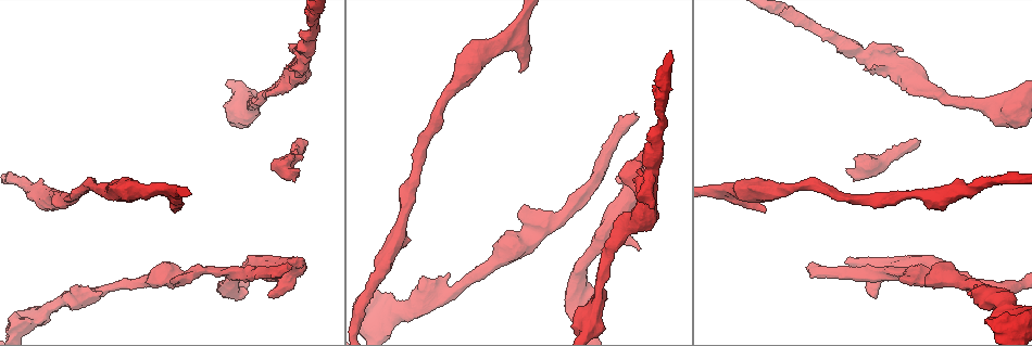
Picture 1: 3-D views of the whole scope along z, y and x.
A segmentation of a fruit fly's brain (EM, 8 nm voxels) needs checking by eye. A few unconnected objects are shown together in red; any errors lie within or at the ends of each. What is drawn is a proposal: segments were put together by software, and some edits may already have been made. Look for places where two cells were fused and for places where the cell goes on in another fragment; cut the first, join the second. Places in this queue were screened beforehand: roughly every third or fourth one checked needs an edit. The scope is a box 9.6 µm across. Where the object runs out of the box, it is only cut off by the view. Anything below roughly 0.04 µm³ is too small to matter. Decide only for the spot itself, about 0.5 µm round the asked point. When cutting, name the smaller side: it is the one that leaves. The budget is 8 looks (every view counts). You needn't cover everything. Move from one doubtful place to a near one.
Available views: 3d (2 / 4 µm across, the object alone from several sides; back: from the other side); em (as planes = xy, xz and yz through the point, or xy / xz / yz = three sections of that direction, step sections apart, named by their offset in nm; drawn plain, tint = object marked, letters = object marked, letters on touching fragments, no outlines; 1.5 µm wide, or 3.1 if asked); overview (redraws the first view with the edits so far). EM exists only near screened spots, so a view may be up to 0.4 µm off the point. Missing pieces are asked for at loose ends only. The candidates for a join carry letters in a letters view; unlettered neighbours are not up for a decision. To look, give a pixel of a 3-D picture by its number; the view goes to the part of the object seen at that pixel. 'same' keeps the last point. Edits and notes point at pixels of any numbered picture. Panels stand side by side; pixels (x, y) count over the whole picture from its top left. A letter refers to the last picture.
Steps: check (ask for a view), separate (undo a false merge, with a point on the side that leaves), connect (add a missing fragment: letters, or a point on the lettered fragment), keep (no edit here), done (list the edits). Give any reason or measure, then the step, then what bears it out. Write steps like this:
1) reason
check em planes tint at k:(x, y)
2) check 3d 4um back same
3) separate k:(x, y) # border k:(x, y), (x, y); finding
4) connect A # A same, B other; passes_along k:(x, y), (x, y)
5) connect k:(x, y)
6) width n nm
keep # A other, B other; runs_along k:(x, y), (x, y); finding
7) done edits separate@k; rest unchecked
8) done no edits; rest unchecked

long arm stops here
check 3d 4um back at 1:(637, 119)

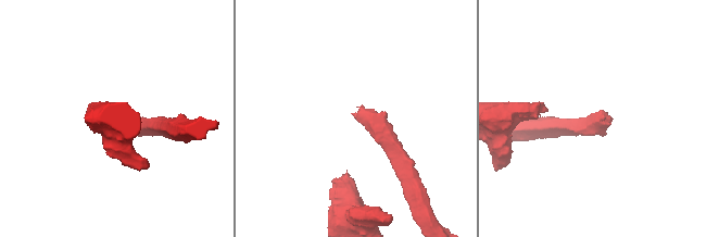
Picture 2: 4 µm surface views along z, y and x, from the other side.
check em planes letters at 2:(601, 119)

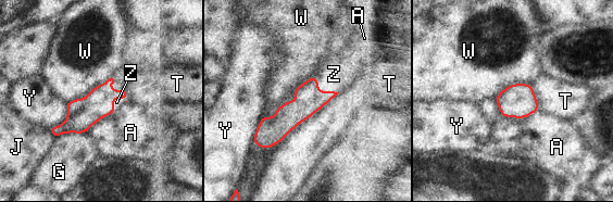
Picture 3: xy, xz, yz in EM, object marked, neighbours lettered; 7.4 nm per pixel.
connect Z # A other, G other, J other, T other, W other, Y other, Z same; it goes on there

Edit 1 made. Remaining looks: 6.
check overview

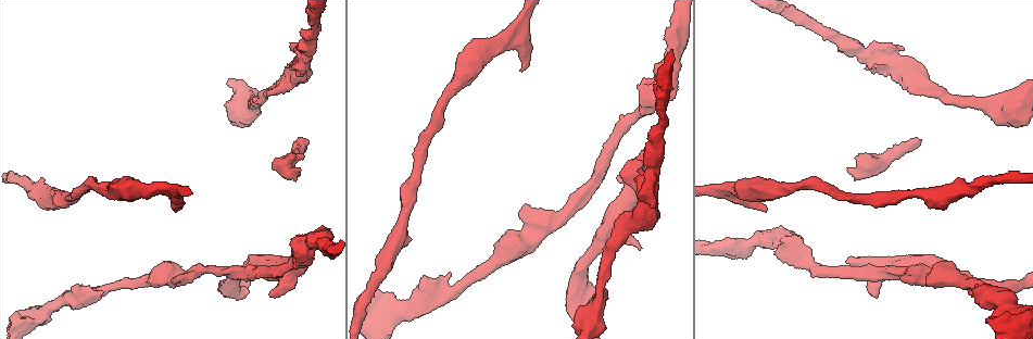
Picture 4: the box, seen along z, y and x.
end of a long branch
check 3d 2um at 4:(916, 137)

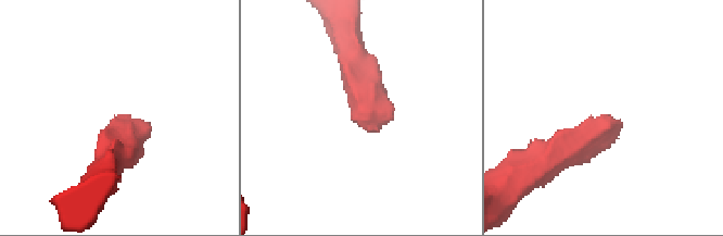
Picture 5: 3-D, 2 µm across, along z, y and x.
check em xz step 4 letters at 5:(388, 117)

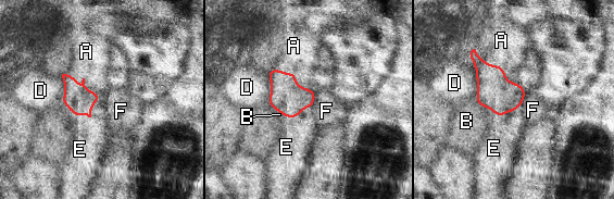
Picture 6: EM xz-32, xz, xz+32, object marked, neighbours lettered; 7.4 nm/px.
width 190 nm
keep # A other, B other, D other, E other, F other; border 6:(527, 92), (523, 102), (514, 110); none of them fits

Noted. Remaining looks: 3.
branch stops here
check 3d 2um back at 4:(874, 296)

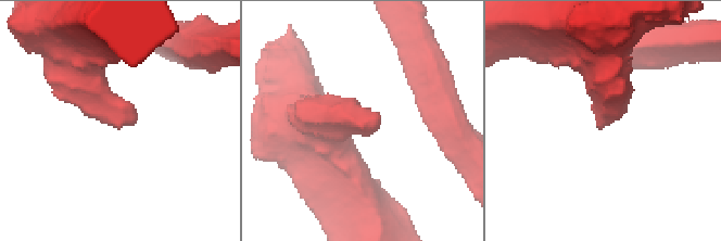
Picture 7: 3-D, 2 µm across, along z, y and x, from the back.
now the EM
check em xy step 8 letters at 7:(380, 119)

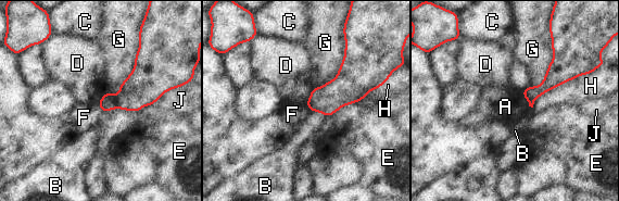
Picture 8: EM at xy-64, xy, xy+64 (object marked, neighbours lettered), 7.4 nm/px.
keep # A other, B other, C other, D other, E other, F other, G other, H other, J other; border 8:(313, 88), (305, 103); none of them fits

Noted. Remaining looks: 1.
done edits connect@3; rest unchecked

